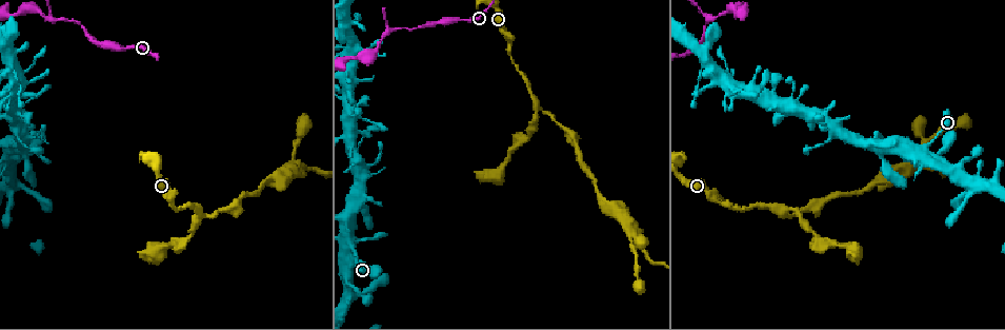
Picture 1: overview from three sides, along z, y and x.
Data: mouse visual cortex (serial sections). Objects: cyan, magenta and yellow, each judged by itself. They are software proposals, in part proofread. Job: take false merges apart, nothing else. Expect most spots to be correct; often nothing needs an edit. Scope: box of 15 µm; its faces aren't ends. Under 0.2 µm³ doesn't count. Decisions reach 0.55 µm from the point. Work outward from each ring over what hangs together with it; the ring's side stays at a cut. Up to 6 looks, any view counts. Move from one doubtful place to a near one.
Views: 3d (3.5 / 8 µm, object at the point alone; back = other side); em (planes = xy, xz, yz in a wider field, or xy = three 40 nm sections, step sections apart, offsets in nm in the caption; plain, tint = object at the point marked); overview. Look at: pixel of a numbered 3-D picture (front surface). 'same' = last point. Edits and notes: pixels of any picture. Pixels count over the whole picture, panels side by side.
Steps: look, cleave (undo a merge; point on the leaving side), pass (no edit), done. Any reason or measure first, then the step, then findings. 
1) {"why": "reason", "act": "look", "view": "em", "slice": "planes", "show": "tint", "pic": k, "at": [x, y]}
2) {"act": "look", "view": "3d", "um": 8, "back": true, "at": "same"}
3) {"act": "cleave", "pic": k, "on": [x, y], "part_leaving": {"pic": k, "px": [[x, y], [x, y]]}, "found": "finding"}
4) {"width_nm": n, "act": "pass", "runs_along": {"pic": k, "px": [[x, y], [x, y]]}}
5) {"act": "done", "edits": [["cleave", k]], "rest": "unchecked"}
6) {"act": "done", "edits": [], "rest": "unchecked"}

{"why": "sharp bend", "act": "look", "view": "3d", "um": 3.5, "back": true, "pic": 1, "at": [535, 105]}

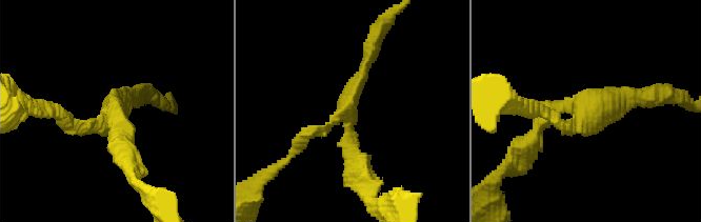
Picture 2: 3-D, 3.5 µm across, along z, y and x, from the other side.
{"act": "look", "view": "em", "slice": "xy", "step": 2, "show": "tint", "pic": 2, "at": [590, 115]}

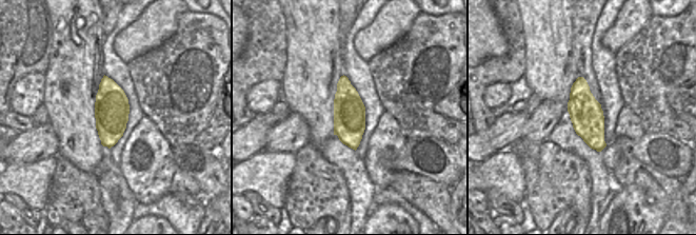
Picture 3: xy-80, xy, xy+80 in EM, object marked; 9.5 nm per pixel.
{"arm_widths_nm": [150, 200, 250], "act": "pass", "runs_along": {"pic": 2, "px": [[369, 52], [347, 107], [299, 148]]}, "found": "all the same cell"}

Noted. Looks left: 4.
{"why": "a narrow waist", "act": "look", "view": "3d", "um": 3.5, "back": true, "pic": 1, "at": [630, 231]}

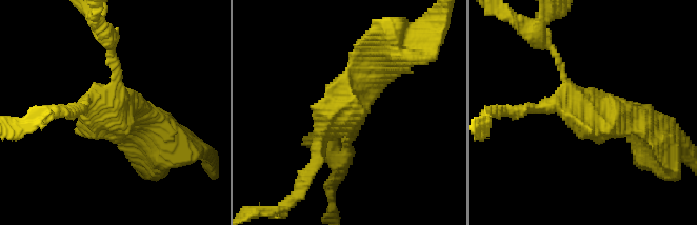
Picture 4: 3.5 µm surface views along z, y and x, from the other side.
{"act": "pass", "runs_along": {"pic": 4, "px": [[639, 121], [584, 108], [546, 43]]}, "found": "one cell here"}

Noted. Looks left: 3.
{"why": "two arms at a narrow angle", "act": "look", "view": "3d", "um": 8, "pic": 1, "at": [926, 146]}

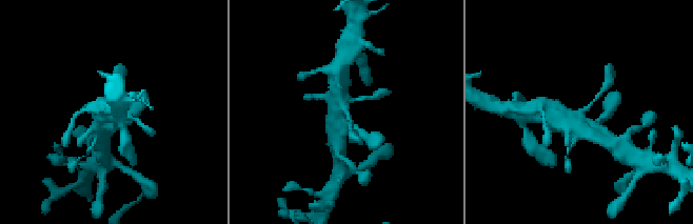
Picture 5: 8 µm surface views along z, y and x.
{"why": "closer look", "act": "look", "view": "3d", "um": 3.5, "pic": 5, "at": [344, 107]}

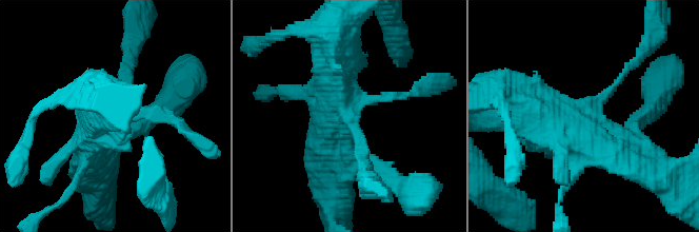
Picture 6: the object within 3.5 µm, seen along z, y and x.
{"act": "look", "view": "em", "slice": "xy", "step": 1, "show": "tint", "pic": 6, "at": [587, 110]}

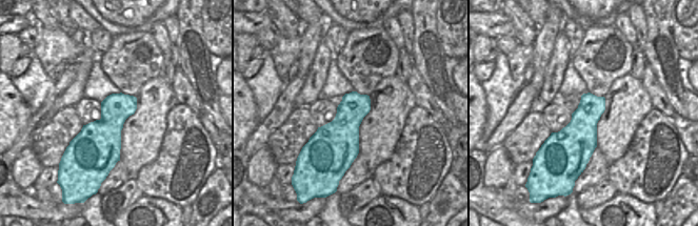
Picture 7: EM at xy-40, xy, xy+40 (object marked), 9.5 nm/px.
{"act": "pass", "runs_along": {"pic": 6, "px": [[632, 64], [572, 119], [523, 110]]}, "found": "one cell here"}

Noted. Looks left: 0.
{"act": "done", "edits": [], "rest": "unchecked"}

